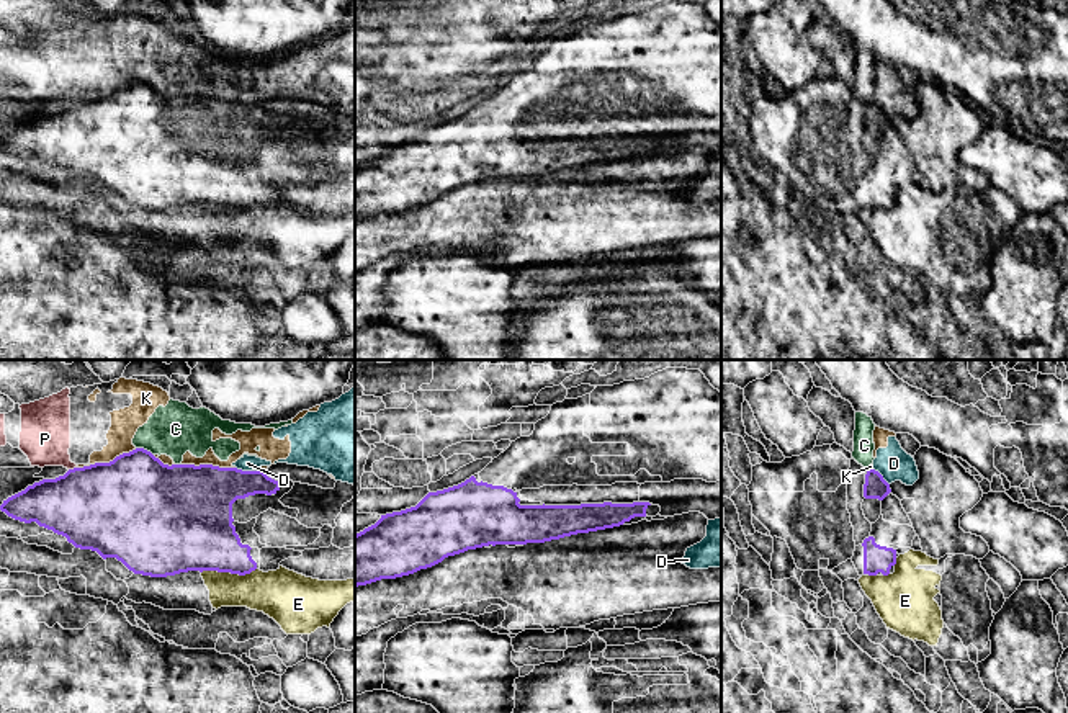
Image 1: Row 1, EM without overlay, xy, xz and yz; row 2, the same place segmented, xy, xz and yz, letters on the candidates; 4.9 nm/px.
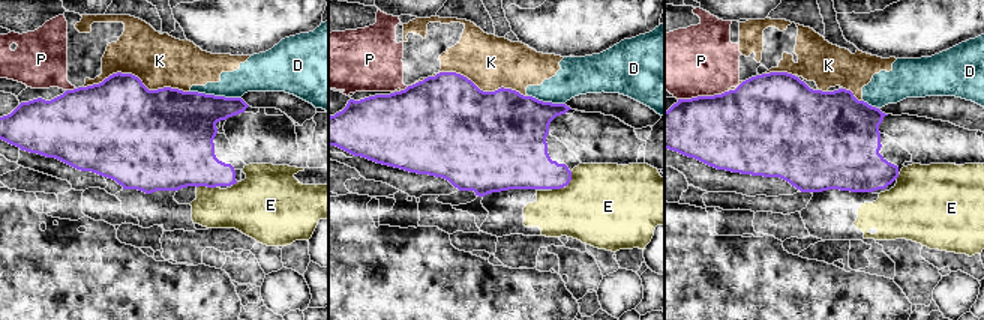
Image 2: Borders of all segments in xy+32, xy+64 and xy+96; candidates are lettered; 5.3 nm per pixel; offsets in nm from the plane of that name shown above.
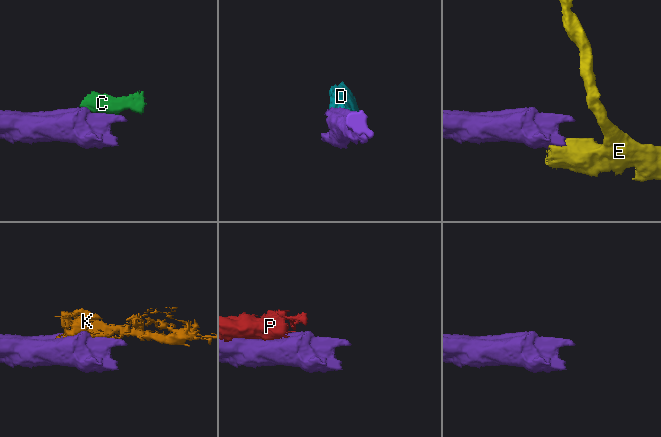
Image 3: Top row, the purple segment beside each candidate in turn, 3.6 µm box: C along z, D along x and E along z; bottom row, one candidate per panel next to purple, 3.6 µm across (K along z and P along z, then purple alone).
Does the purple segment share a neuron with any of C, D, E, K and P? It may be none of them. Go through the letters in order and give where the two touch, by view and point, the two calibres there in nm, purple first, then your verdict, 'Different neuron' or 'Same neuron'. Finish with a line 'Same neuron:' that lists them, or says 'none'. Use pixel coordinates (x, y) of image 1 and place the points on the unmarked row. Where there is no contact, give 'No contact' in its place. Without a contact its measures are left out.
C: Touches purple at xy (143, 82). Thickness 440 nm (purple) against 260 nm. Different neuron
D: Touches purple at xy (247, 105). Thickness 300 nm (purple) against 80 nm. Different neuron
E: Touches purple at xy (228, 205). Thickness 380 nm (purple) against 220 nm. Different neuron
K: Touches purple at xy (107, 97). Thickness 500 nm (purple) against 140 nm. Different neuron
P: Touches purple at xy (74, 102). Thickness 440 nm (purple) against 240 nm. Different neuron
Same neuron: none

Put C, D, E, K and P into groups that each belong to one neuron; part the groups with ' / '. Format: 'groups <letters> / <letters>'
groups C D K P / E

